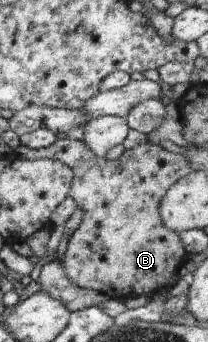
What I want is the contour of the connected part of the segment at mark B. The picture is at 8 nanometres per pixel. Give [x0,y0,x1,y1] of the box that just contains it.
[16,135,191,300]

